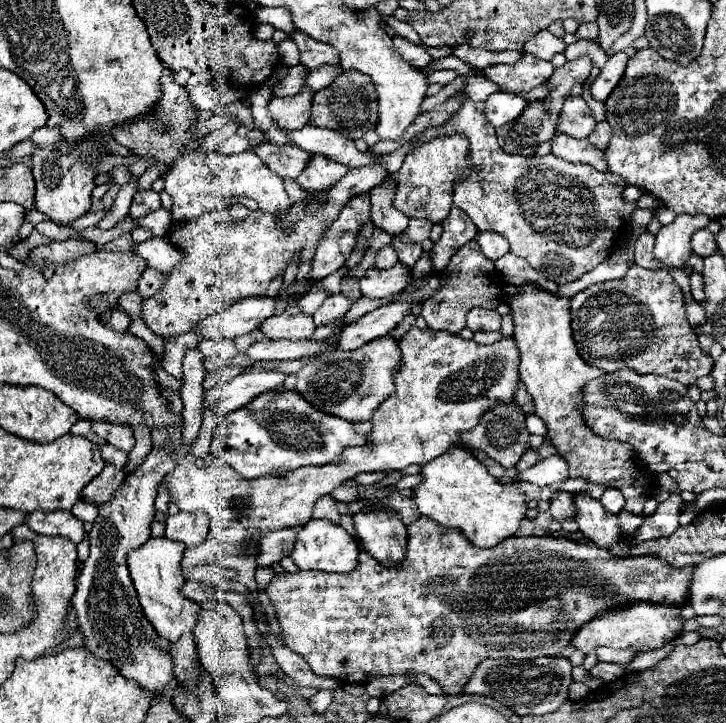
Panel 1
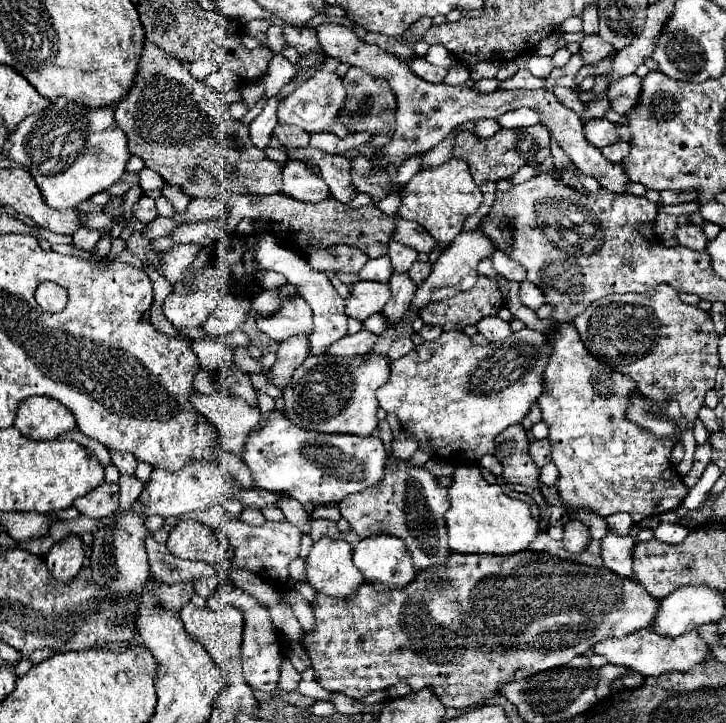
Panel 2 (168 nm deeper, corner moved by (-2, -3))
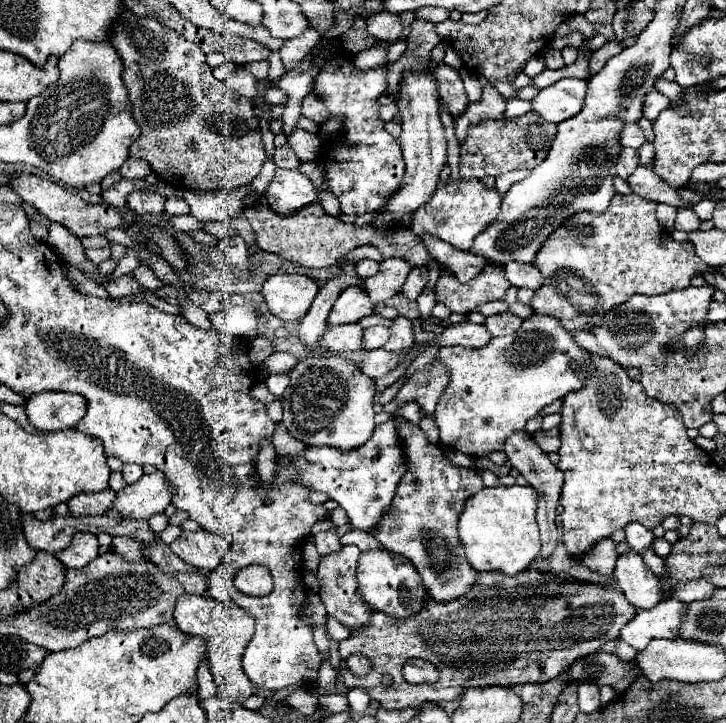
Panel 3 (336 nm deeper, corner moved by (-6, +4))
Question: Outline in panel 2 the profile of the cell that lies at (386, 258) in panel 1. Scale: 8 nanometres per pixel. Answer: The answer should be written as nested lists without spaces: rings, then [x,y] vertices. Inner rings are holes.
[[[374,258],[364,264],[364,268],[358,272],[360,280],[370,280],[370,282],[388,282],[390,280],[390,258]]]

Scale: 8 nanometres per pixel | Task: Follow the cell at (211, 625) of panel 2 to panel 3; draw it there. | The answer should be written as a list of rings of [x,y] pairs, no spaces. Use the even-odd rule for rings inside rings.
[[[182,595],[176,603],[174,621],[178,623],[180,631],[188,635],[198,635],[206,639],[206,654],[210,661],[210,671],[214,681],[218,683],[218,693],[224,699],[248,699],[254,693],[250,679],[242,671],[242,655],[248,646],[248,641],[254,635],[254,619],[236,605],[224,605],[212,597],[204,595]]]

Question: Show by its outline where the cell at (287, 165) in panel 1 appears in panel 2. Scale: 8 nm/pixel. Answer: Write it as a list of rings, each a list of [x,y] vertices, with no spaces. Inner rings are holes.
[[[144,40],[144,48],[138,62],[138,72],[132,88],[116,106],[116,122],[128,136],[128,148],[132,154],[140,156],[146,168],[154,170],[164,178],[166,184],[184,188],[190,182],[190,170],[202,168],[206,170],[222,190],[226,192],[242,192],[254,196],[266,196],[280,192],[282,186],[282,168],[268,160],[268,156],[250,144],[250,130],[240,120],[230,116],[230,106],[202,80],[196,80],[184,62],[172,58],[166,50],[156,46],[154,42]]]

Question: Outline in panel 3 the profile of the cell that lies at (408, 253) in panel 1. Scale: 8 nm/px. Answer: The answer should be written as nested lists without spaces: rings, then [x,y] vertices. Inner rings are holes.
[[[398,315],[396,319],[392,319],[390,325],[390,339],[384,345],[386,351],[404,351],[410,349],[414,345],[414,331],[412,331],[412,321],[404,315]]]

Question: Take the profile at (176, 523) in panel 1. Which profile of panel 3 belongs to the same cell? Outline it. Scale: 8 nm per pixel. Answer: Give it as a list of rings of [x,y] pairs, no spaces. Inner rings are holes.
[[[198,529],[194,533],[182,531],[182,535],[174,543],[170,543],[170,549],[182,561],[186,561],[198,569],[212,571],[222,561],[224,553],[228,549],[228,541],[206,529]]]

